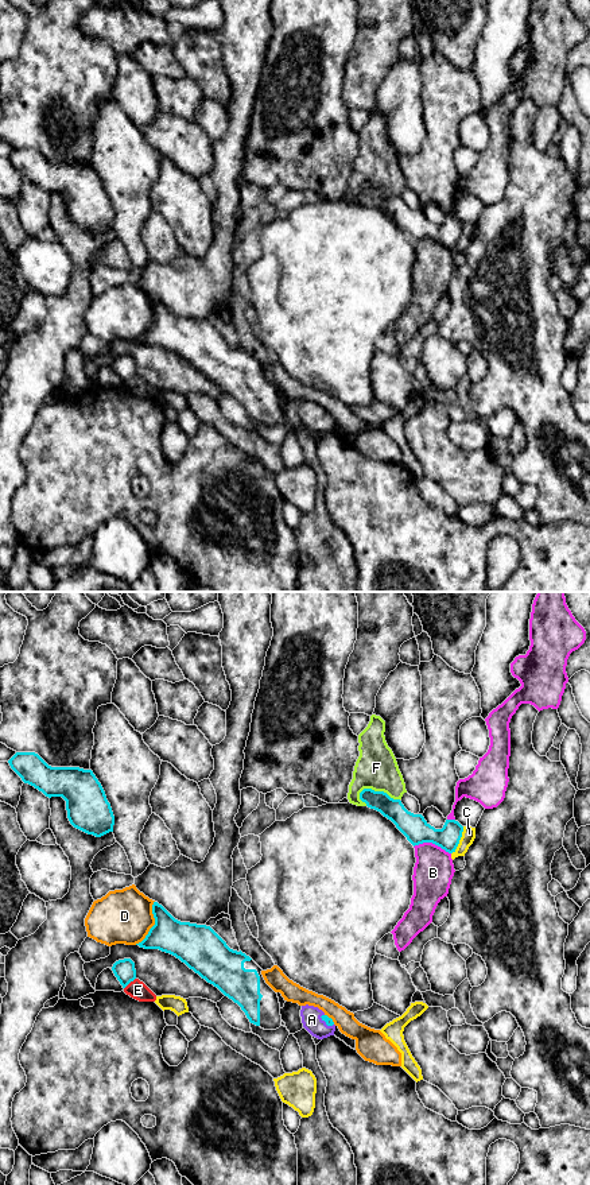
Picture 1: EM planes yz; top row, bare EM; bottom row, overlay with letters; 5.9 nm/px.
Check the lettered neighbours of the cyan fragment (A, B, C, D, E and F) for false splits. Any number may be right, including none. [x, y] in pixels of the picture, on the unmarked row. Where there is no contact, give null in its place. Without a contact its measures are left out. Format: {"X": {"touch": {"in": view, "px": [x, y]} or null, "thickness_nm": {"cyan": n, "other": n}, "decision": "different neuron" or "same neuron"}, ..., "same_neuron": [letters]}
{"A": {"touch": {"in": "yz", "px": [326, 419]}, "thickness_nm": {"cyan": 50, "other": 120}, "decision": "same neuron"}, "B": {"touch": {"in": "yz", "px": [433, 239]}, "thickness_nm": {"cyan": 160, "other": 240}, "decision": "different neuron"}, "C": {"touch": {"in": "yz", "px": [460, 235]}, "thickness_nm": {"cyan": 140, "other": 80}, "decision": "different neuron"}, "D": {"touch": {"in": "yz", "px": [155, 320]}, "thickness_nm": {"cyan": 240, "other": 320}, "decision": "different neuron"}, "E": {"touch": {"in": "yz", "px": [129, 378]}, "thickness_nm": {"cyan": 130, "other": 110}, "decision": "different neuron"}, "F": {"touch": {"in": "yz", "px": [379, 188]}, "thickness_nm": {"cyan": 140, "other": 260}, "decision": "different neuron"}, "same_neuron": ["A"]}

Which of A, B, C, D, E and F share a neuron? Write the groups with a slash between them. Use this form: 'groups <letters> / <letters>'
groups A / B / C / D / E / F

